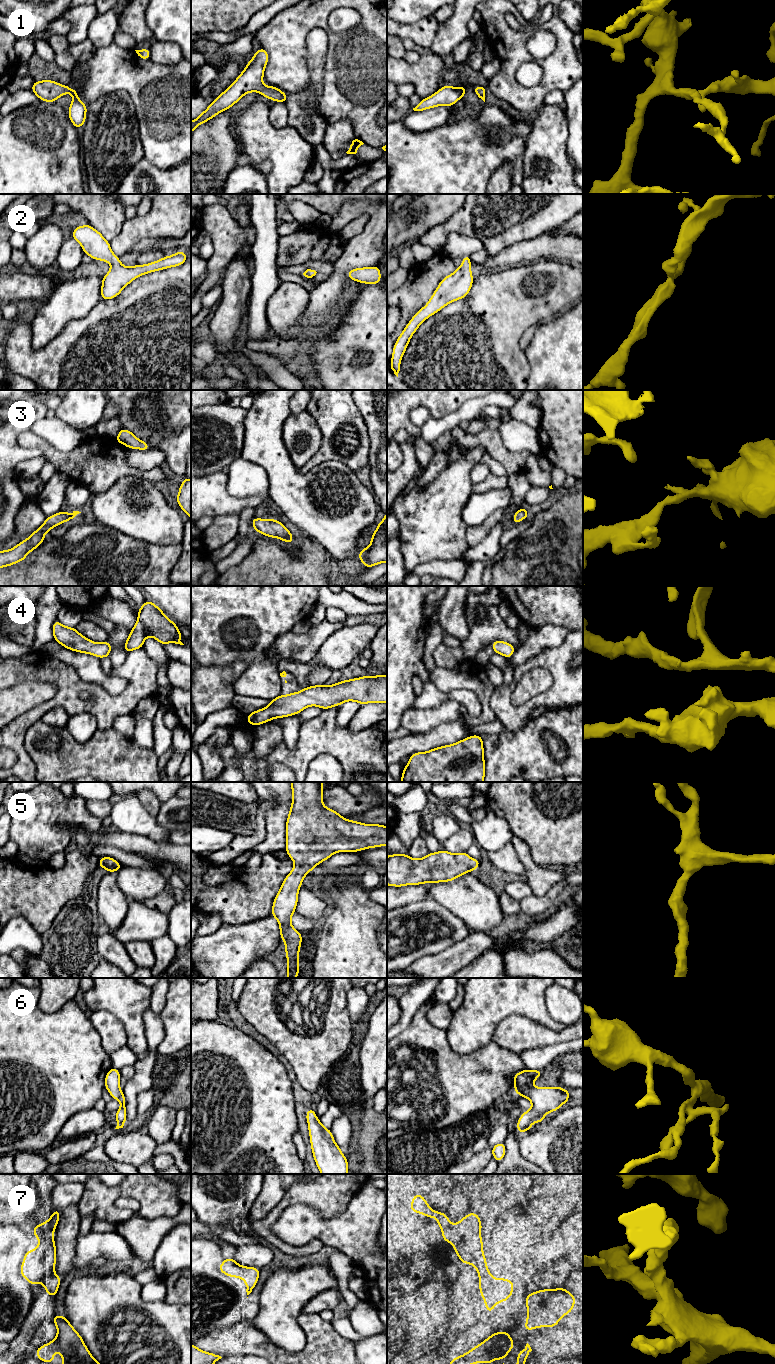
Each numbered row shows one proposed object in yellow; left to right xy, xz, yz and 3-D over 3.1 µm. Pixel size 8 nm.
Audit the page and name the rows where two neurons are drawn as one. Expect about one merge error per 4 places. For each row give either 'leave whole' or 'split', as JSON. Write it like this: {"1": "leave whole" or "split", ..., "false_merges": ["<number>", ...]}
{"1": "leave whole", "2": "leave whole", "3": "leave whole", "4": "leave whole", "5": "leave whole", "6": "leave whole", "7": "leave whole", "false_merges": []}

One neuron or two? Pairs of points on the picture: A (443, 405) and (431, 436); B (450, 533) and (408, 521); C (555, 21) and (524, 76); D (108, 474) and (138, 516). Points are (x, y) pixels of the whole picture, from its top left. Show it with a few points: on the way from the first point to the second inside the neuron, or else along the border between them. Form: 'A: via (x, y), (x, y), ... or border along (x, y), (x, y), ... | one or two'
A: border along (459, 407), (440, 418), (431, 417) | two
B: via (440, 533), (426, 521), (418, 521) | one
C: border along (534, 60), (524, 62), (517, 70), (515, 76) | two
D: border along (138, 476), (123, 475), (107, 489), (95, 495) | two

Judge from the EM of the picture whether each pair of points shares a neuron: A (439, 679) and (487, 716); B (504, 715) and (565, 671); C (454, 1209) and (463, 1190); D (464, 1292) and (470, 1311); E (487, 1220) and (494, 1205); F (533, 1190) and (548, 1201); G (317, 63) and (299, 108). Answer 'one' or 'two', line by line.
A: one
B: one
C: one
D: one
E: one
F: two
G: one

